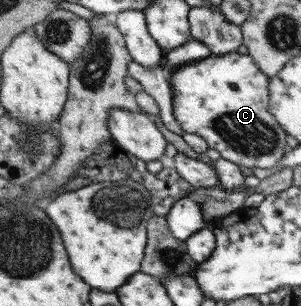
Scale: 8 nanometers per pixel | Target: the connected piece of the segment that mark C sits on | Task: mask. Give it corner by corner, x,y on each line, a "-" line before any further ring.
237,52
227,55
210,54
205,59
194,61
172,71
172,103
174,114
187,133
204,137
221,158
253,169
271,169
285,151
285,130
275,121
270,109
270,77
255,63
254,57

